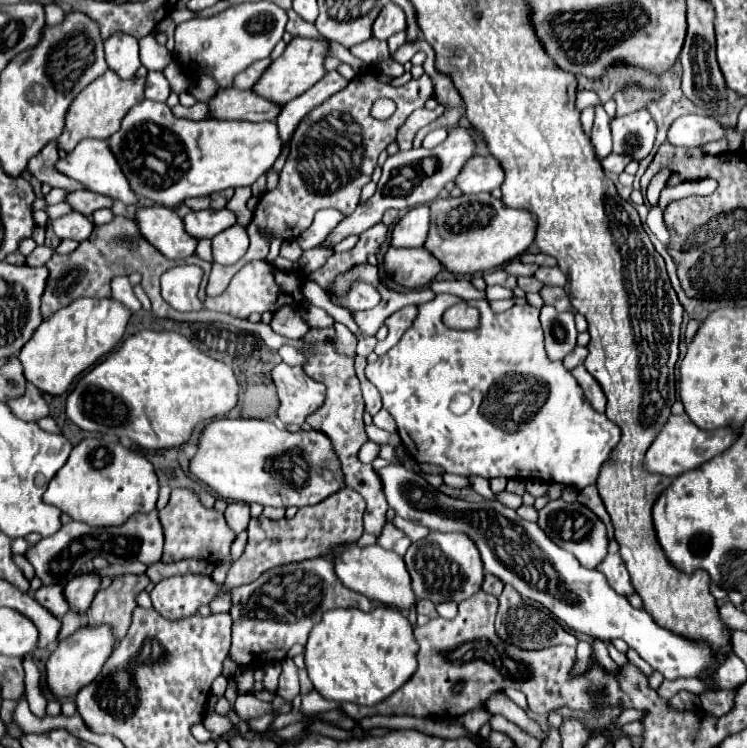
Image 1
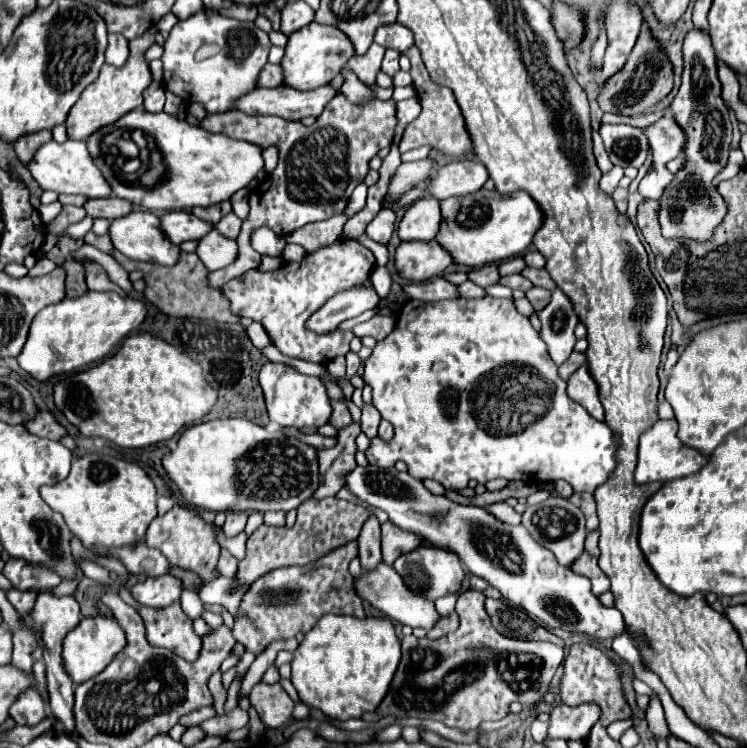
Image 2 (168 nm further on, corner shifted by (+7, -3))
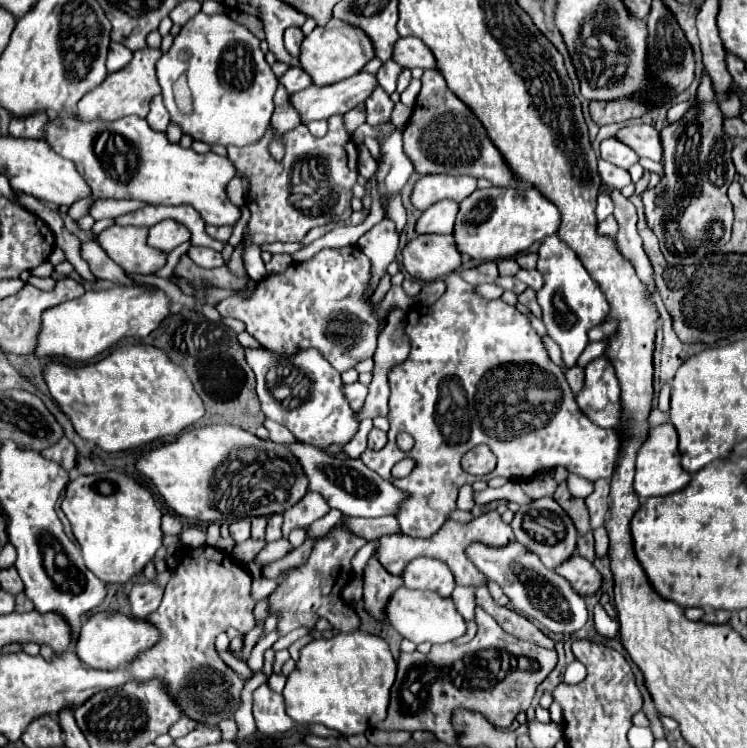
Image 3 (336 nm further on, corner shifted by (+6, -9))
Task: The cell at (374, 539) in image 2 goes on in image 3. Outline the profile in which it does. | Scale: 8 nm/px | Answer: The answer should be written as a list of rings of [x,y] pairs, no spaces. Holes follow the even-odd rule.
[[[373,556],[363,572],[363,600],[365,600],[365,612],[379,620],[379,622],[387,622],[385,616],[385,604],[389,602],[389,596],[403,586],[403,580],[385,572],[385,568],[381,568],[381,564],[377,562],[377,558]]]

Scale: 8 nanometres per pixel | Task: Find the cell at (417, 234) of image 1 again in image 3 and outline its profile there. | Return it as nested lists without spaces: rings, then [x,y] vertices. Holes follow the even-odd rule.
[[[441,200],[427,208],[417,222],[419,234],[451,234],[459,204],[455,200]]]

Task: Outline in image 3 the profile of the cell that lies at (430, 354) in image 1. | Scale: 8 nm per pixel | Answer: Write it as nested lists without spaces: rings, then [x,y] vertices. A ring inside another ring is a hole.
[[[457,272],[445,278],[445,294],[429,308],[409,310],[407,314],[407,334],[411,338],[411,354],[403,364],[397,364],[389,372],[391,398],[389,398],[389,442],[383,450],[365,450],[361,460],[385,476],[395,488],[409,492],[409,500],[397,508],[397,520],[407,536],[429,538],[457,509],[457,492],[463,484],[473,484],[475,480],[489,480],[495,476],[503,478],[531,478],[541,466],[555,468],[565,466],[569,472],[579,474],[591,482],[599,478],[609,478],[619,456],[619,436],[617,430],[605,430],[595,426],[577,406],[573,390],[569,388],[563,370],[551,362],[541,336],[531,328],[531,322],[515,306],[505,304],[501,298],[487,300],[475,292],[471,284],[465,284]],[[407,432],[413,436],[415,446],[409,450],[409,458],[417,460],[415,470],[403,478],[395,480],[391,468],[407,458],[407,452],[399,450],[395,436]],[[475,444],[487,444],[497,456],[497,468],[491,476],[471,476],[463,472],[459,460]]]

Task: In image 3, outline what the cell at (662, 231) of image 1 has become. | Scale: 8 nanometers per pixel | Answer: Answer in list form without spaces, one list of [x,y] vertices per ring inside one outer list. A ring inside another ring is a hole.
[[[643,122],[627,124],[615,134],[615,138],[633,148],[637,156],[647,156],[655,162],[661,162],[661,140],[653,124],[643,124]]]

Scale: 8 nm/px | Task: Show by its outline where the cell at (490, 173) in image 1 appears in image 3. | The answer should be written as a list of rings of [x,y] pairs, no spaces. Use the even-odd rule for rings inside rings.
[[[429,174],[417,180],[413,194],[411,194],[411,204],[425,212],[431,204],[451,198],[455,202],[461,202],[469,194],[477,190],[477,180],[473,176],[447,176],[447,174]]]

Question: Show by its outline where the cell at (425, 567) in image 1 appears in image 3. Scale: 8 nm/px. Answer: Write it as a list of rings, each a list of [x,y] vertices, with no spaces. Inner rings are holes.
[[[417,558],[407,564],[403,572],[403,586],[411,590],[433,590],[441,596],[451,596],[455,578],[441,560]]]

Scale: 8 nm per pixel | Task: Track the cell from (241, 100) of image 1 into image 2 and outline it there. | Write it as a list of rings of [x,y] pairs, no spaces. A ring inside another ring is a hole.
[[[288,86],[256,88],[236,102],[236,110],[252,116],[280,116],[286,120],[300,120],[304,116],[318,116],[336,94],[338,92],[330,86],[308,92]]]

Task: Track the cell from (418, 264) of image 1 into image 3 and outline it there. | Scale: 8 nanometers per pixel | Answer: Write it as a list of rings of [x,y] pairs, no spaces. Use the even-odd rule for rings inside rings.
[[[419,234],[403,248],[405,270],[421,280],[435,280],[461,266],[453,234]]]

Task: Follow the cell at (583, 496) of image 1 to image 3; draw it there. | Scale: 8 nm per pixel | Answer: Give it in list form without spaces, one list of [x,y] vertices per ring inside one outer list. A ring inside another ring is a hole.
[[[561,482],[557,486],[553,498],[569,514],[569,518],[573,520],[573,524],[575,524],[575,528],[577,528],[579,534],[589,532],[589,512],[587,512],[587,506],[585,506],[585,502],[581,498],[569,496],[569,488],[567,488],[565,482]]]

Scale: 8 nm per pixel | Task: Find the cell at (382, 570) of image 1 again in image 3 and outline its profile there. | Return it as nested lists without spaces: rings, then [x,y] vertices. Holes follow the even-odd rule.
[[[403,586],[391,596],[391,600],[387,604],[387,618],[403,638],[407,638],[415,644],[421,644],[421,642],[445,644],[445,642],[461,638],[467,632],[467,624],[465,624],[463,616],[457,612],[453,598],[441,598],[441,596],[437,596],[437,592],[407,590]]]

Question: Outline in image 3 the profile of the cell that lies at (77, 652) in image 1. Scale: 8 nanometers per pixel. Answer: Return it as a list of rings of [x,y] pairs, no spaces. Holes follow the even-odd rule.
[[[97,612],[81,626],[81,636],[75,644],[75,652],[87,668],[93,670],[117,670],[125,668],[133,658],[141,652],[149,650],[151,644],[157,644],[161,632],[149,622],[141,618],[131,618],[121,612]]]

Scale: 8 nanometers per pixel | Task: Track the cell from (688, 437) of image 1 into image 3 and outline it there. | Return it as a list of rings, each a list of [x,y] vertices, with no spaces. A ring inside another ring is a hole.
[[[671,422],[655,426],[649,430],[647,440],[637,450],[637,474],[635,474],[635,494],[645,500],[651,496],[669,496],[677,490],[683,490],[691,480],[691,474],[685,472],[679,464],[679,450],[677,450],[677,432]]]

